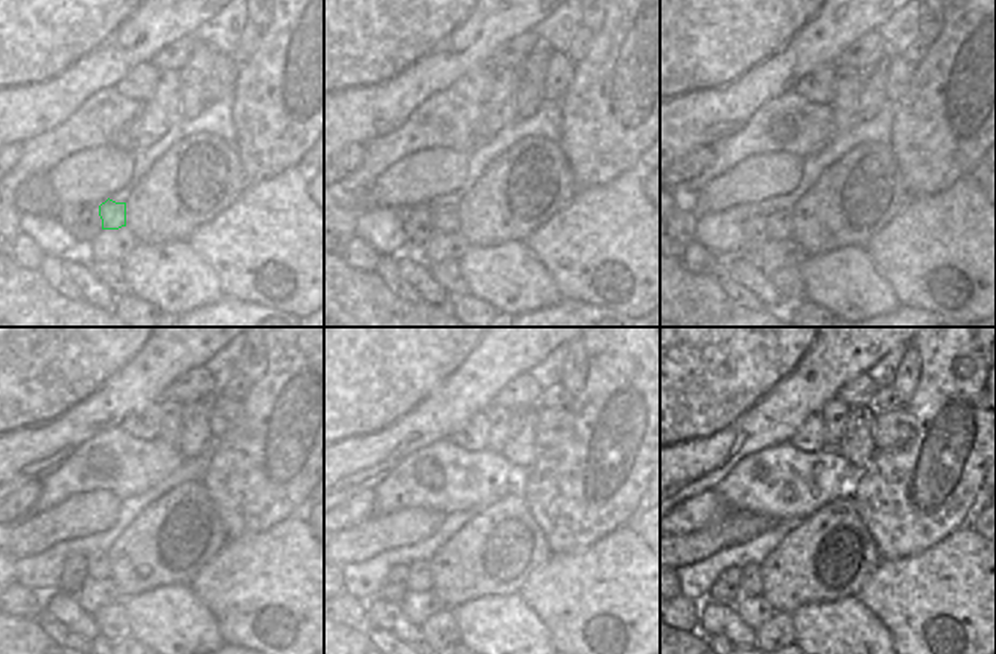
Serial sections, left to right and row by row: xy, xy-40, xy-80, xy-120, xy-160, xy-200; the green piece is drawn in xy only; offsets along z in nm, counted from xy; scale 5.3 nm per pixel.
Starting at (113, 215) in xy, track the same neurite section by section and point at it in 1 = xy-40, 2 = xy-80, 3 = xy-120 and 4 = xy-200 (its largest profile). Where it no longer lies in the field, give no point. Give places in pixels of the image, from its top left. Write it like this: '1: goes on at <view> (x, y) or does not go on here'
1: goes on at xy-40 (446, 219)
2: goes on at xy-80 (779, 227)
3: goes on at xy-120 (98, 566)
4: goes on at xy-200 (750, 584)

